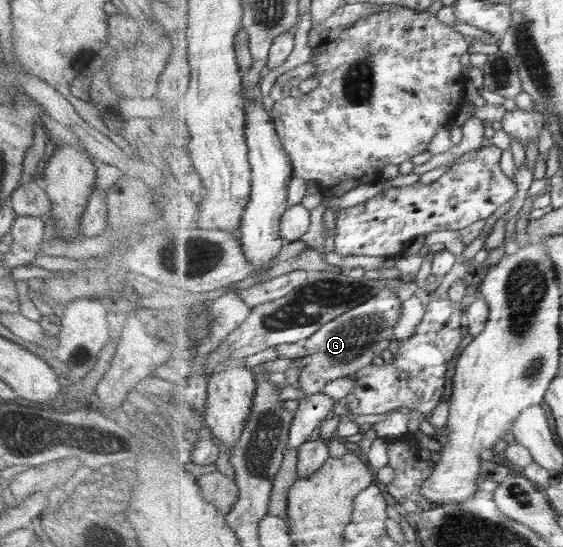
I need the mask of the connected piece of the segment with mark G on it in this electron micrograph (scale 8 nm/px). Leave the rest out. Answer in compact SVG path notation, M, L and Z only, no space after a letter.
M381 290L366 303L323 325L304 341L302 344L309 350L309 355L304 359L304 368L295 384L302 396L321 394L323 388L331 381L355 375L389 350L395 336L395 324L401 319L403 303L405 302L397 297L395 291Z

